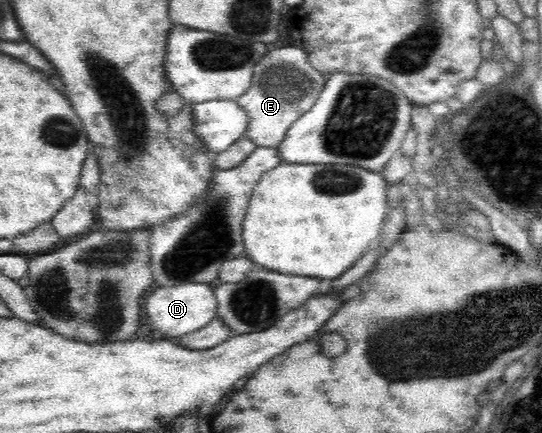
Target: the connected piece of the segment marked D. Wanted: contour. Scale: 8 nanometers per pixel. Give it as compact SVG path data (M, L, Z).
M189 282L177 286L160 286L154 290L146 302L146 310L155 334L167 338L181 337L212 322L217 318L218 309L214 288L215 284L211 283Z

